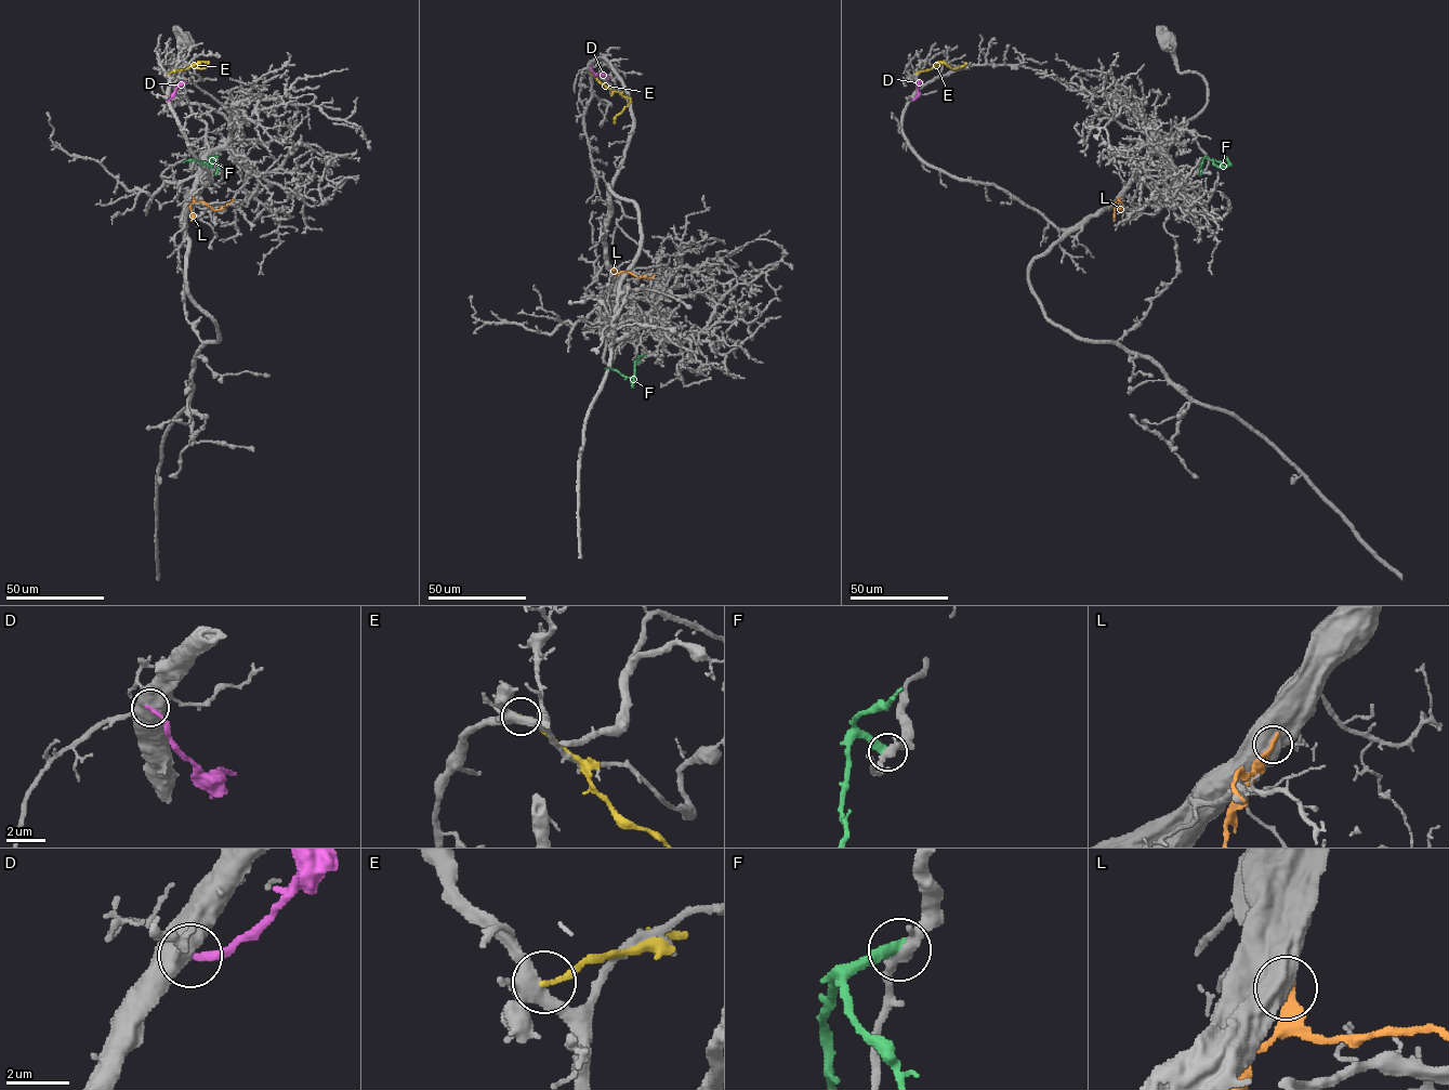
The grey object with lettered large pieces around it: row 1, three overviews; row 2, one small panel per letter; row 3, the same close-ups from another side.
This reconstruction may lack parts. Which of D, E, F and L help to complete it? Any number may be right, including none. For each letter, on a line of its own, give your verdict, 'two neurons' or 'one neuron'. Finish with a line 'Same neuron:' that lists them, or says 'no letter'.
D: two neurons
E: two neurons
F: two neurons
L: two neurons
Same neuron: no letter

